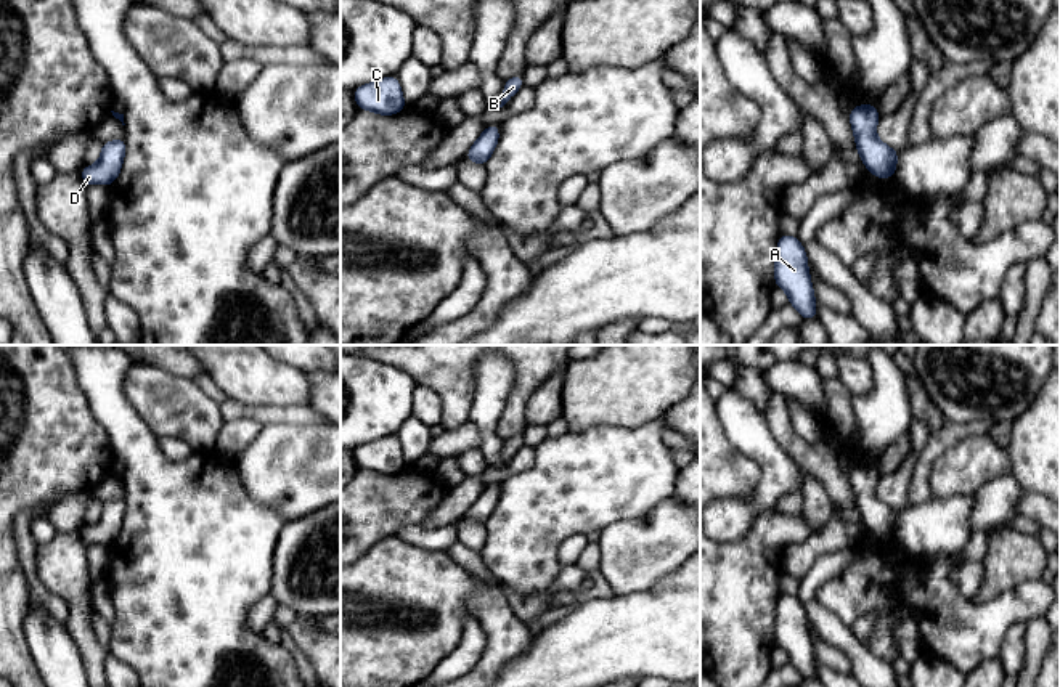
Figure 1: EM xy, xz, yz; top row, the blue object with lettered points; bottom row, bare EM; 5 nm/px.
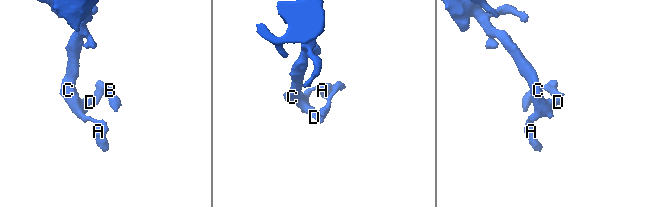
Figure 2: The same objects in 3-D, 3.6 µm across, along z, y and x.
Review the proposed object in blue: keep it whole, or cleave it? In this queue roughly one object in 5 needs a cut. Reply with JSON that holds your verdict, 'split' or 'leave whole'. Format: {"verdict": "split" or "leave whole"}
{"verdict": "leave whole"}

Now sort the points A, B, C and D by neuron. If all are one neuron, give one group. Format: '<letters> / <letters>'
A B C D

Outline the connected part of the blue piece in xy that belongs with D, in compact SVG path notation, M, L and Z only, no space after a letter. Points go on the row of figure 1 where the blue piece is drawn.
M125 138L101 143L101 157L95 165L85 165L80 178L85 186L111 186L119 177L127 151Z

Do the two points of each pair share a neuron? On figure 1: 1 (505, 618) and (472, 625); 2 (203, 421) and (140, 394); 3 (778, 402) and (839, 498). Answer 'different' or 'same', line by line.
1: different
2: same
3: same

